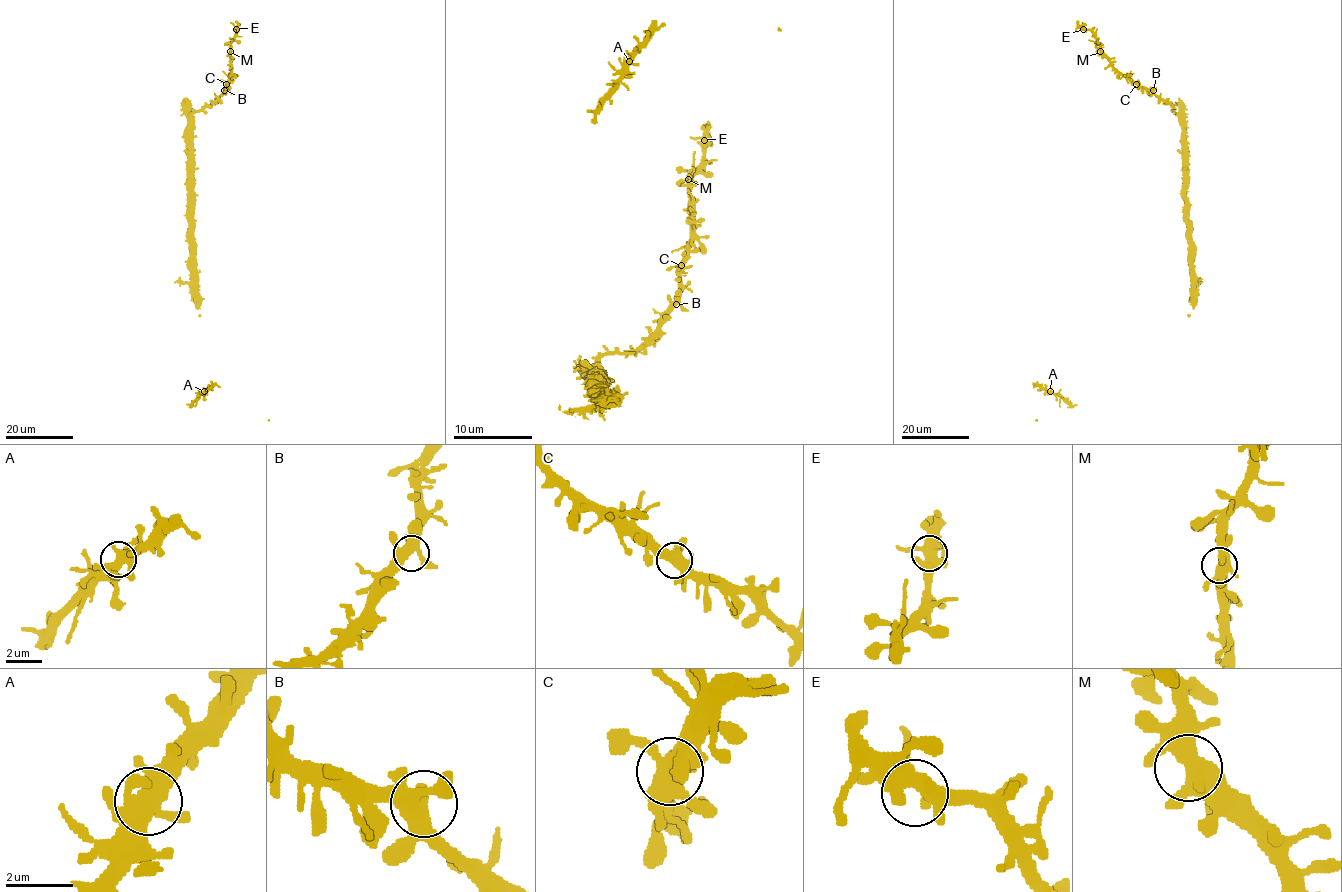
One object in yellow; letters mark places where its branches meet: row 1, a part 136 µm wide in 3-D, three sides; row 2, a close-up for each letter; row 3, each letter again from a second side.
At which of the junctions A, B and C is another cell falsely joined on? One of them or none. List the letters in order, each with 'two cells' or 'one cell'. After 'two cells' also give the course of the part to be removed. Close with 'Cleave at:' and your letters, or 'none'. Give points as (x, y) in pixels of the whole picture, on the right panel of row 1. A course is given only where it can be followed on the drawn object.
A: one cell
B: one cell
C: one cell
Cleave at: none

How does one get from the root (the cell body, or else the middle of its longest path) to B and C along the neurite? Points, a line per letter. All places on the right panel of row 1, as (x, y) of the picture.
B: (1188, 233), (1183, 195), (1183, 128), (1173, 107), (1153, 90)
C: (1188, 233), (1179, 117), (1167, 102), (1136, 83)

